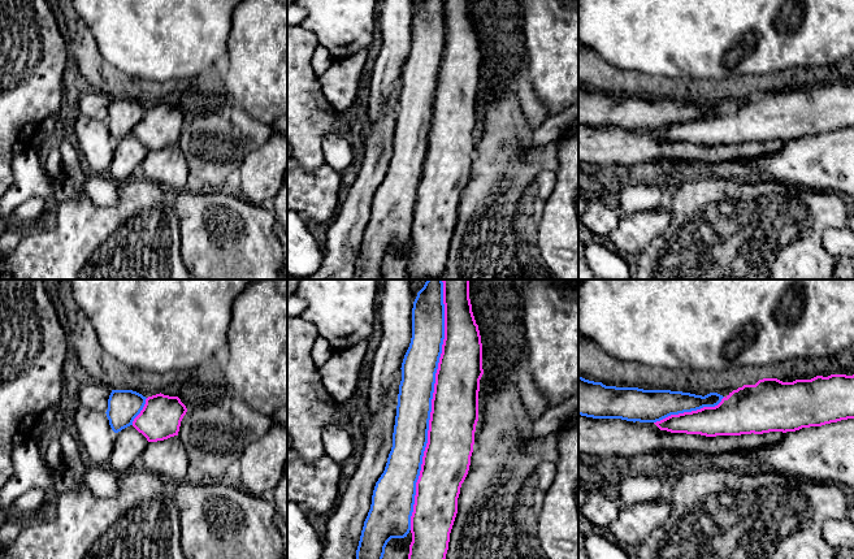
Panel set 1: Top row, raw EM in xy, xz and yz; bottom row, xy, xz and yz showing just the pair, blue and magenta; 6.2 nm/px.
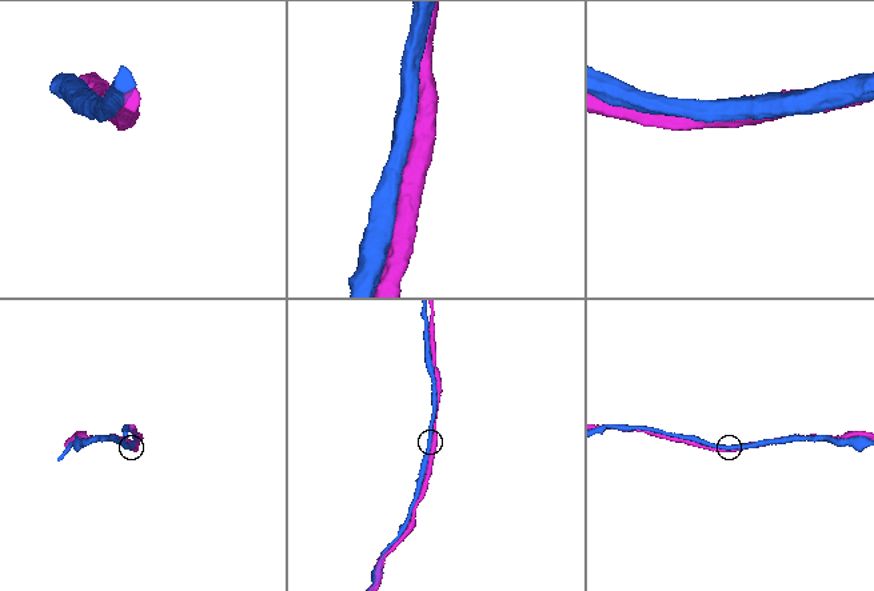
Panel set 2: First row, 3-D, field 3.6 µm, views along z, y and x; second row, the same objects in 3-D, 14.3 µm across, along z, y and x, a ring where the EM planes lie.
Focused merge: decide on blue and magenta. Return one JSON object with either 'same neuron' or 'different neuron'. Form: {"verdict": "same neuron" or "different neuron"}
{"verdict": "different neuron"}

